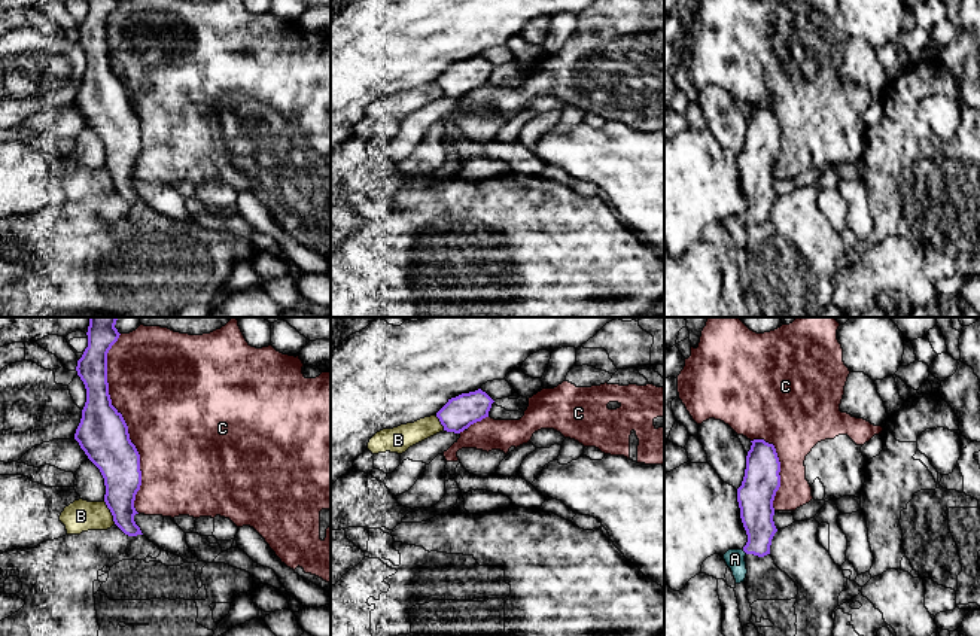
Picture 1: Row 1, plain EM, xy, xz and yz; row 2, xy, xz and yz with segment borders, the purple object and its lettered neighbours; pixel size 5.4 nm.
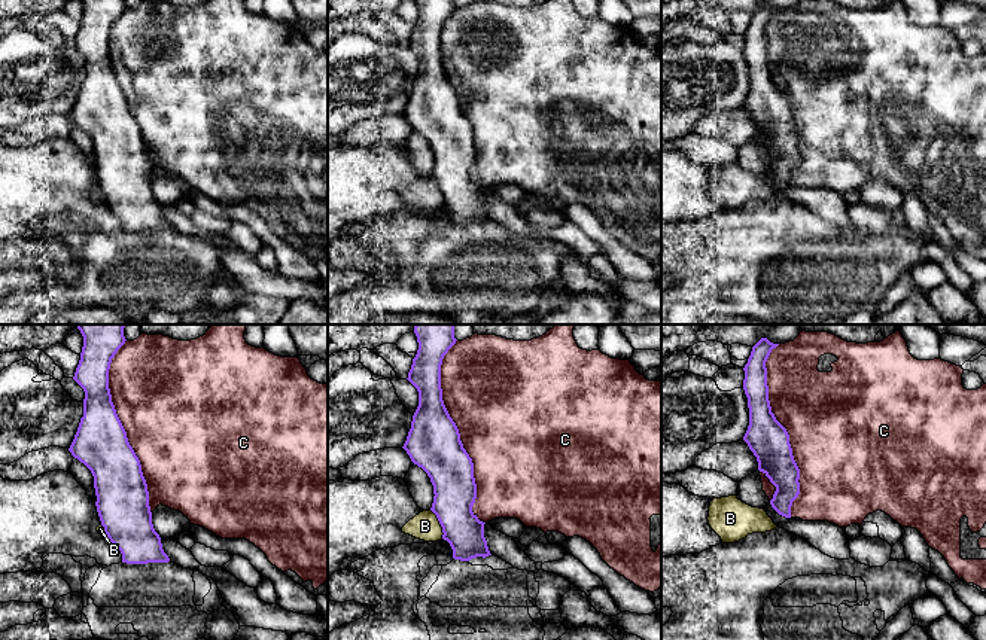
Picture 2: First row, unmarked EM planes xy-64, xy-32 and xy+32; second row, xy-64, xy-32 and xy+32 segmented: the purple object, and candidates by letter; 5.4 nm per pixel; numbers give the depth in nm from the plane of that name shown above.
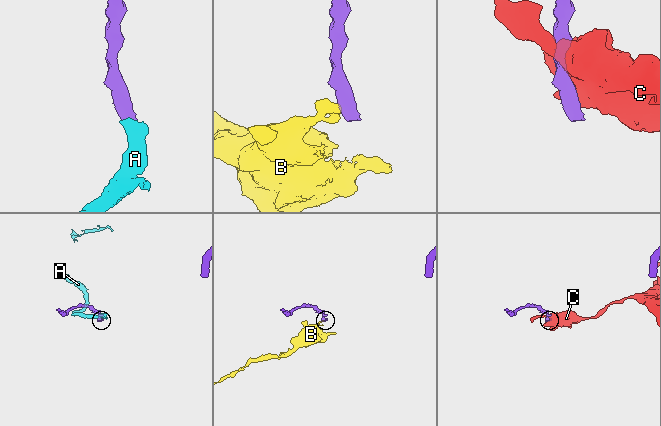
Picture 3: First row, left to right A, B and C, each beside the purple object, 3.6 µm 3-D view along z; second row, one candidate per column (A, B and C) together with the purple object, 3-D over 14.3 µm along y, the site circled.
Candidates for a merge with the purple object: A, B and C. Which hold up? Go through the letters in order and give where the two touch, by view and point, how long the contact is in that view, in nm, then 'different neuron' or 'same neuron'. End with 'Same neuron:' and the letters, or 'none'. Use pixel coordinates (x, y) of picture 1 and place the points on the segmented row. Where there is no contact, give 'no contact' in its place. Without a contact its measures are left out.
A: meets purple in yz at (745, 551); contact 40 nm long; same neuron
B: meets purple in xy at (110, 511); contact 140 nm long; different neuron
C: meets purple in xy at (125, 423); contact 950 nm long; different neuron
Same neuron: A

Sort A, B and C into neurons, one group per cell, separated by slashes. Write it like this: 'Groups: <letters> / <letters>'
Groups: A / B / C

